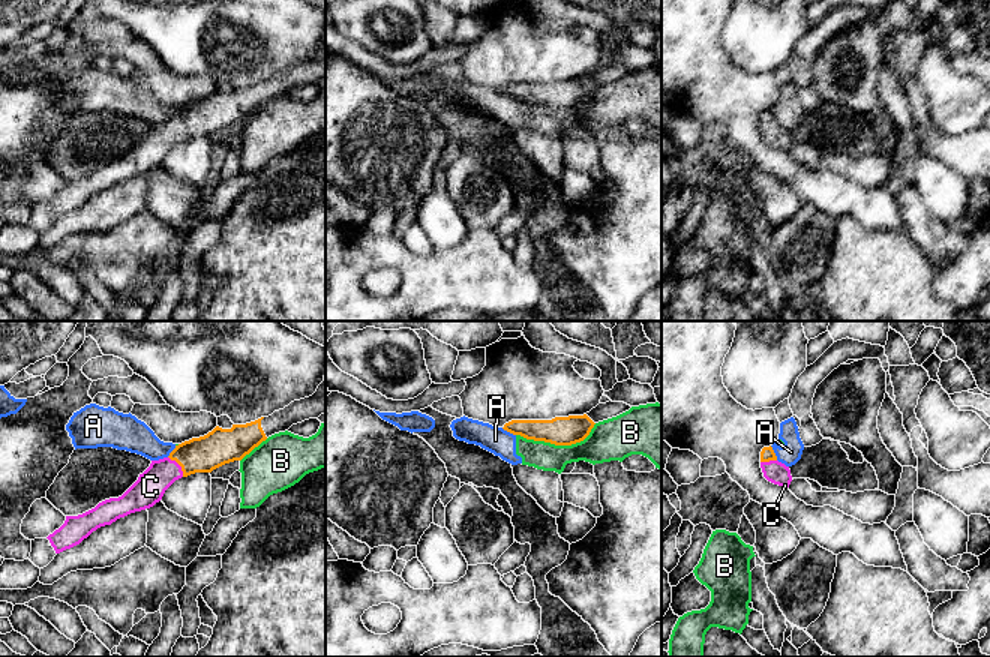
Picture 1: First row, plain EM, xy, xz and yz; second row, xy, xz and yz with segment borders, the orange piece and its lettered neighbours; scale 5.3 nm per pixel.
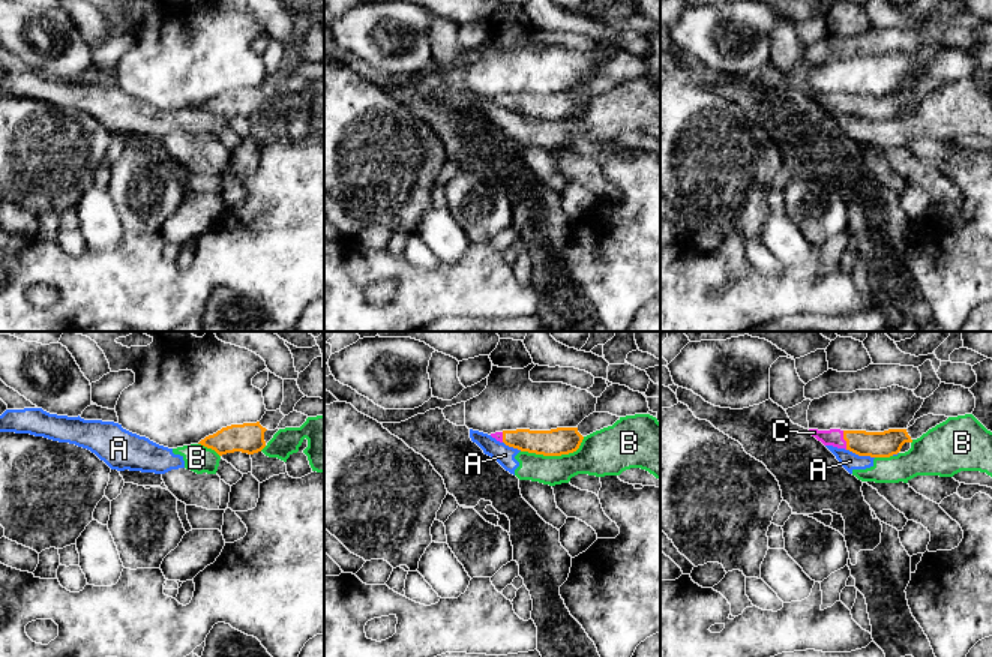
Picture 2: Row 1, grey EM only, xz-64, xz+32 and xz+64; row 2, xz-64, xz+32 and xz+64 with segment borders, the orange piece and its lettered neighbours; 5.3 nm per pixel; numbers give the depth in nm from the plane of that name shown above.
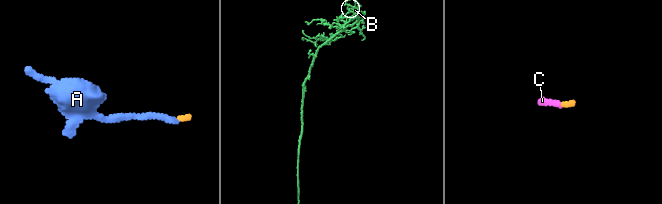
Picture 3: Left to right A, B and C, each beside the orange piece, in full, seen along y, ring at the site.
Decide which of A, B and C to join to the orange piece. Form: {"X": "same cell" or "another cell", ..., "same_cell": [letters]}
{"A": "another cell", "B": "another cell", "C": "same cell", "same_cell": ["C"]}

